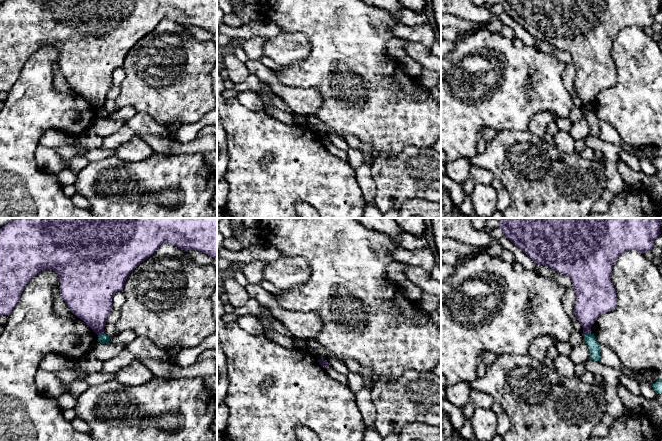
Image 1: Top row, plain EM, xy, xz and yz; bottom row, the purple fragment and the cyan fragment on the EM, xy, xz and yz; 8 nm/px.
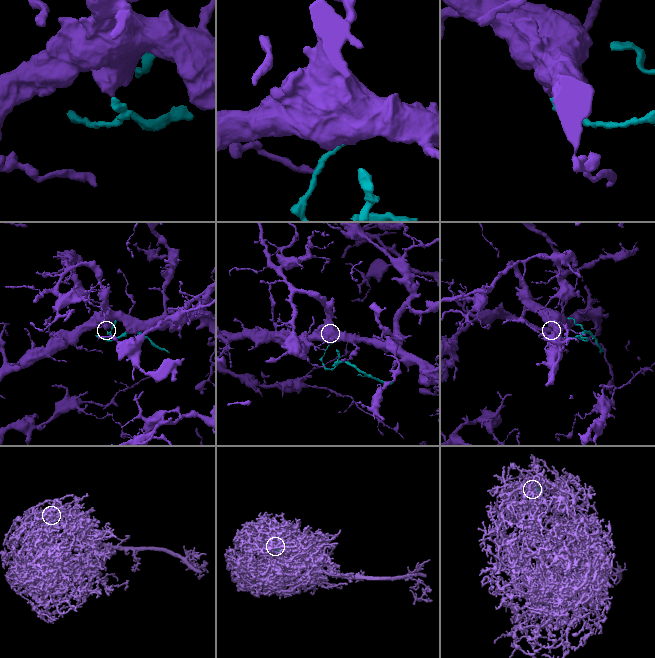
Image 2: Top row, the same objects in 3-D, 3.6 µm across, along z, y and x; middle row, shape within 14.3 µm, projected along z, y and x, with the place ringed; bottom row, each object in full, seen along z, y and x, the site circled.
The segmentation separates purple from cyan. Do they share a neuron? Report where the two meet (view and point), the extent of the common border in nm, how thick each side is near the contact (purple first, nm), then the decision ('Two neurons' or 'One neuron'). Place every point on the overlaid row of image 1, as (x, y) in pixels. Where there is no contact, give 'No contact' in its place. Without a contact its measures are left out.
Touches purple at xy (100, 333). Shared border 50 nm. Thickness 320 nm (purple) against 80 nm. Two neurons

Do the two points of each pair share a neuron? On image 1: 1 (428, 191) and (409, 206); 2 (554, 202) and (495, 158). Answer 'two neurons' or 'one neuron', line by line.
1: two neurons
2: one neuron

